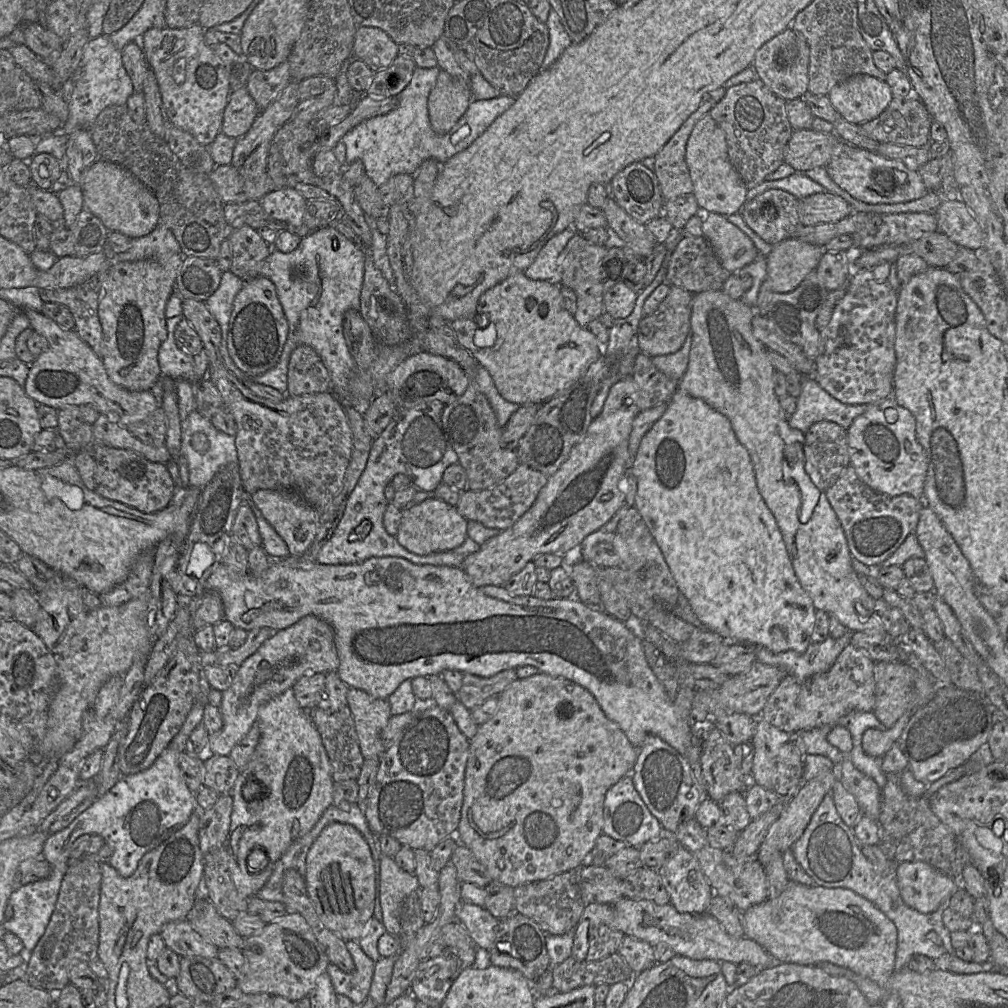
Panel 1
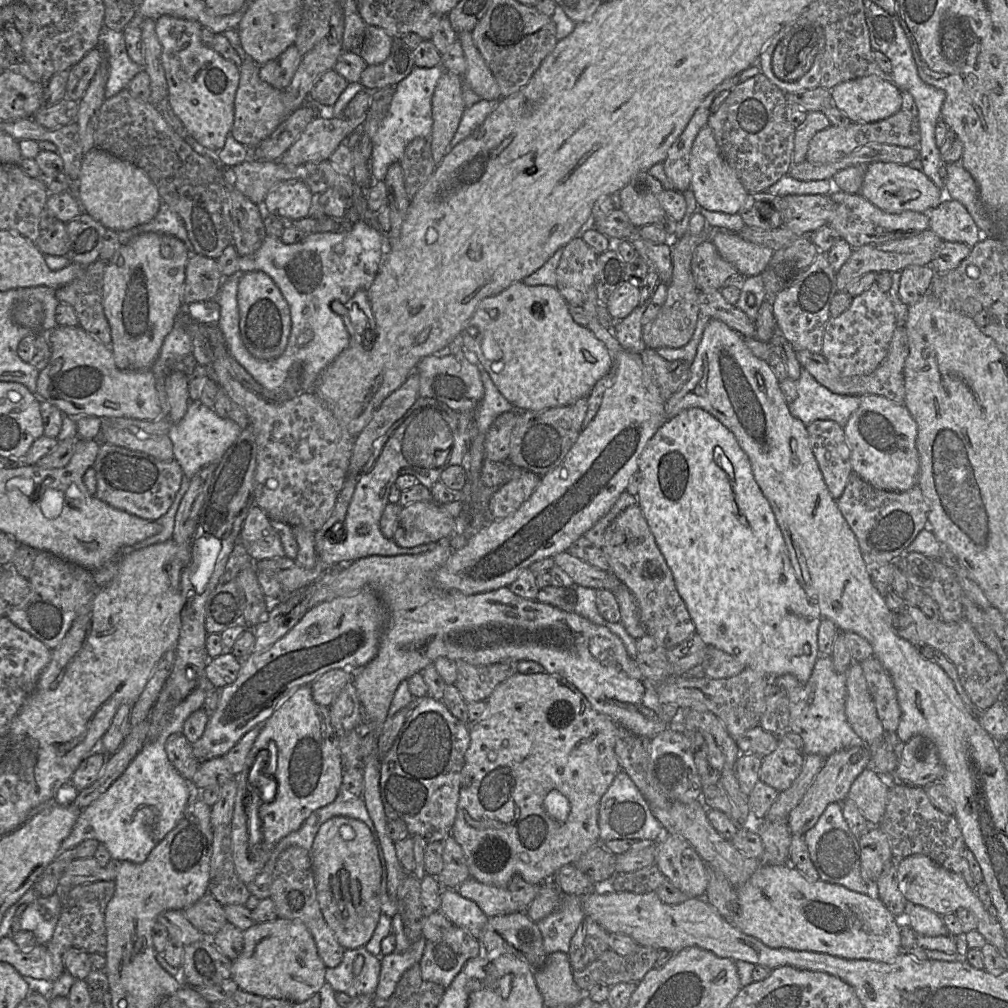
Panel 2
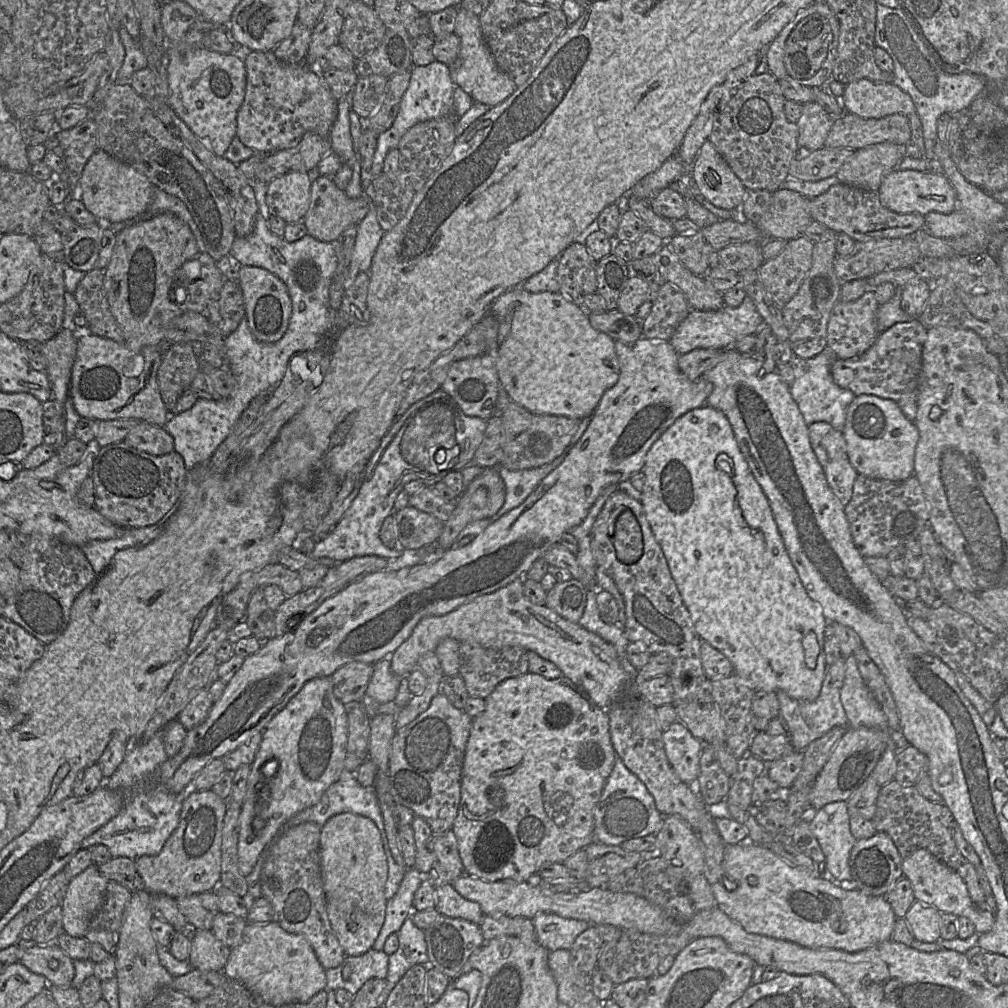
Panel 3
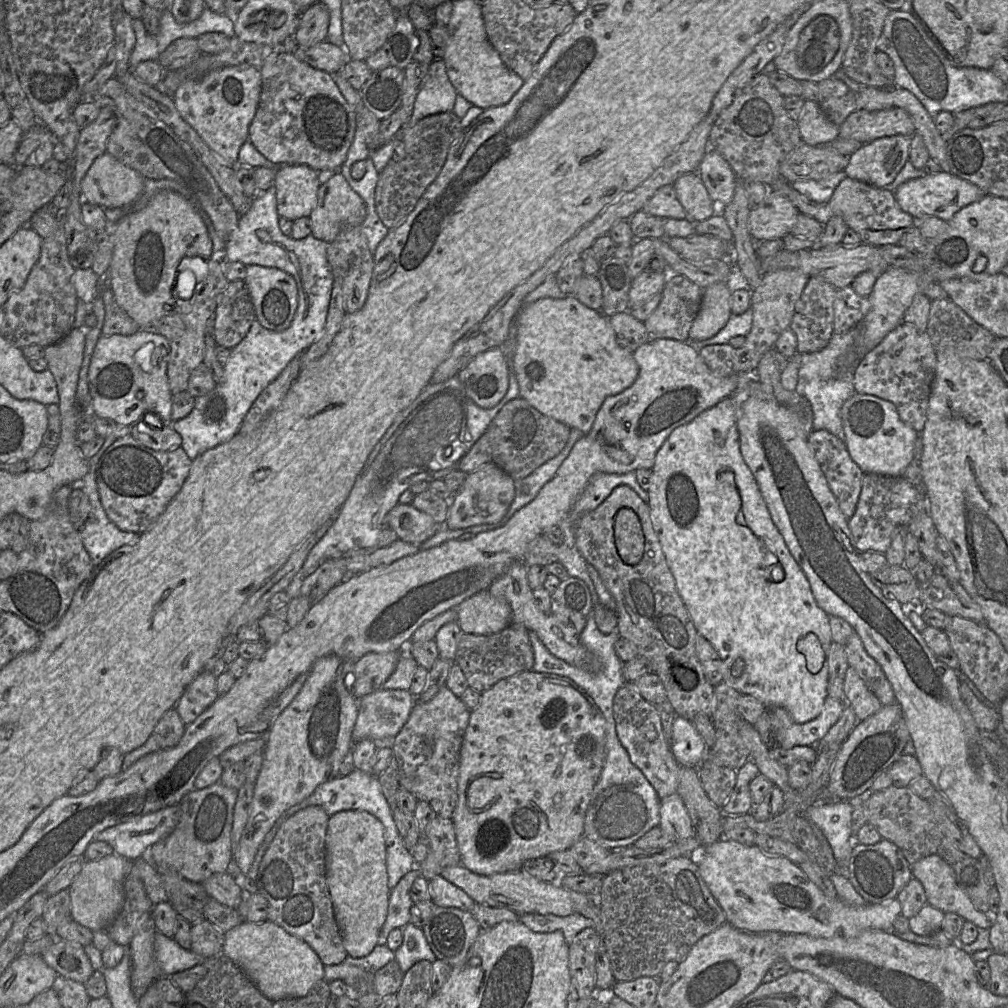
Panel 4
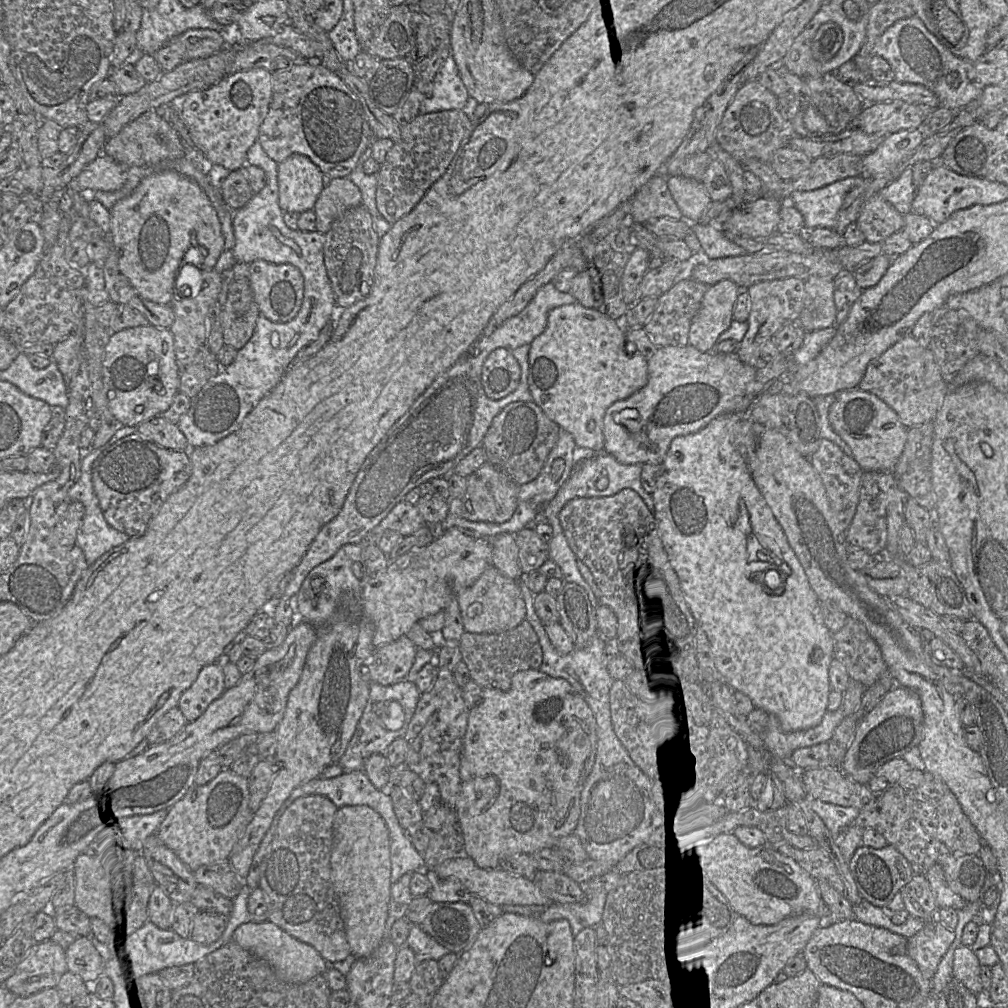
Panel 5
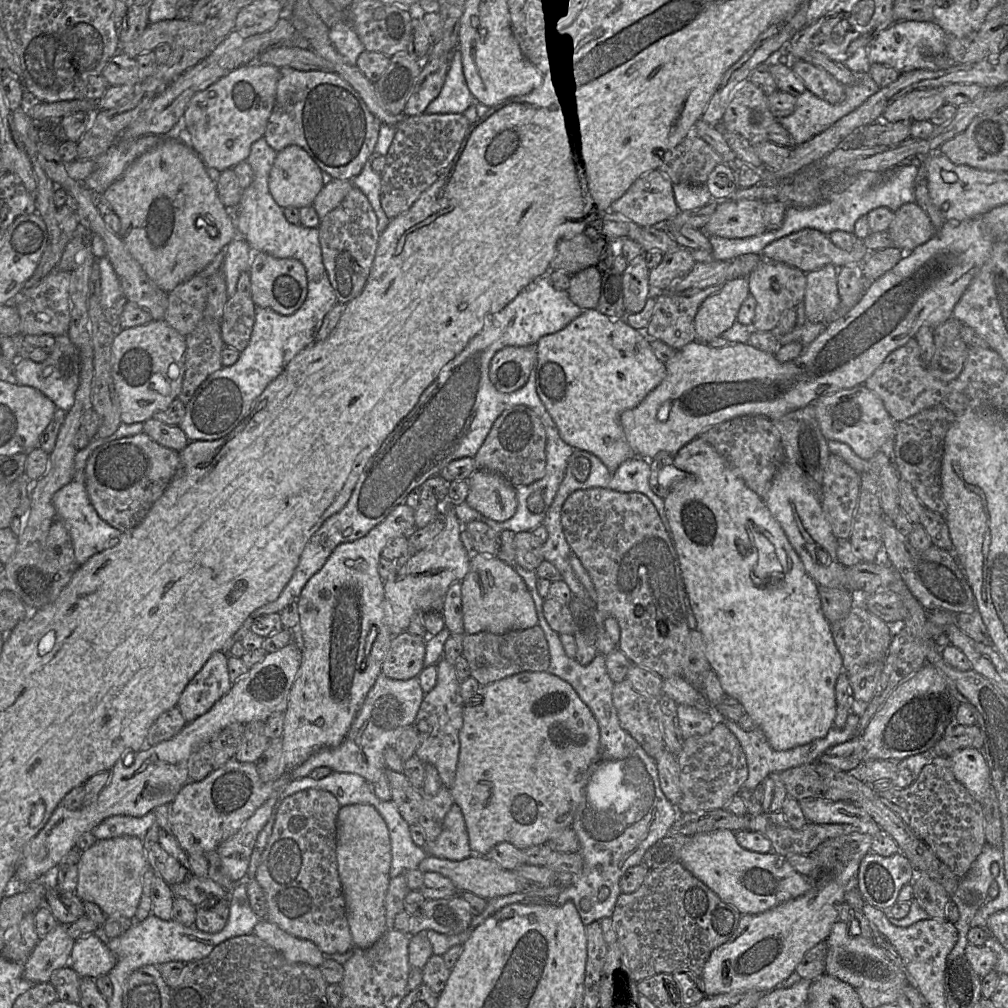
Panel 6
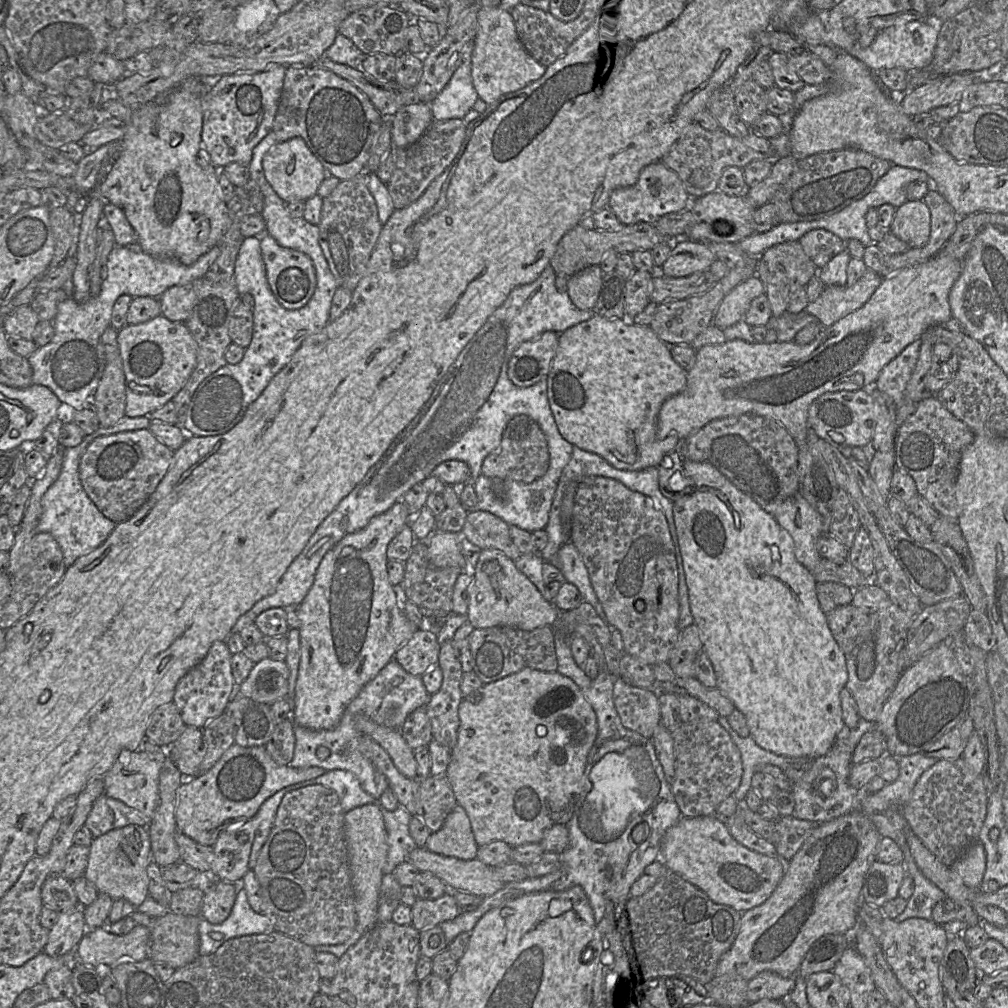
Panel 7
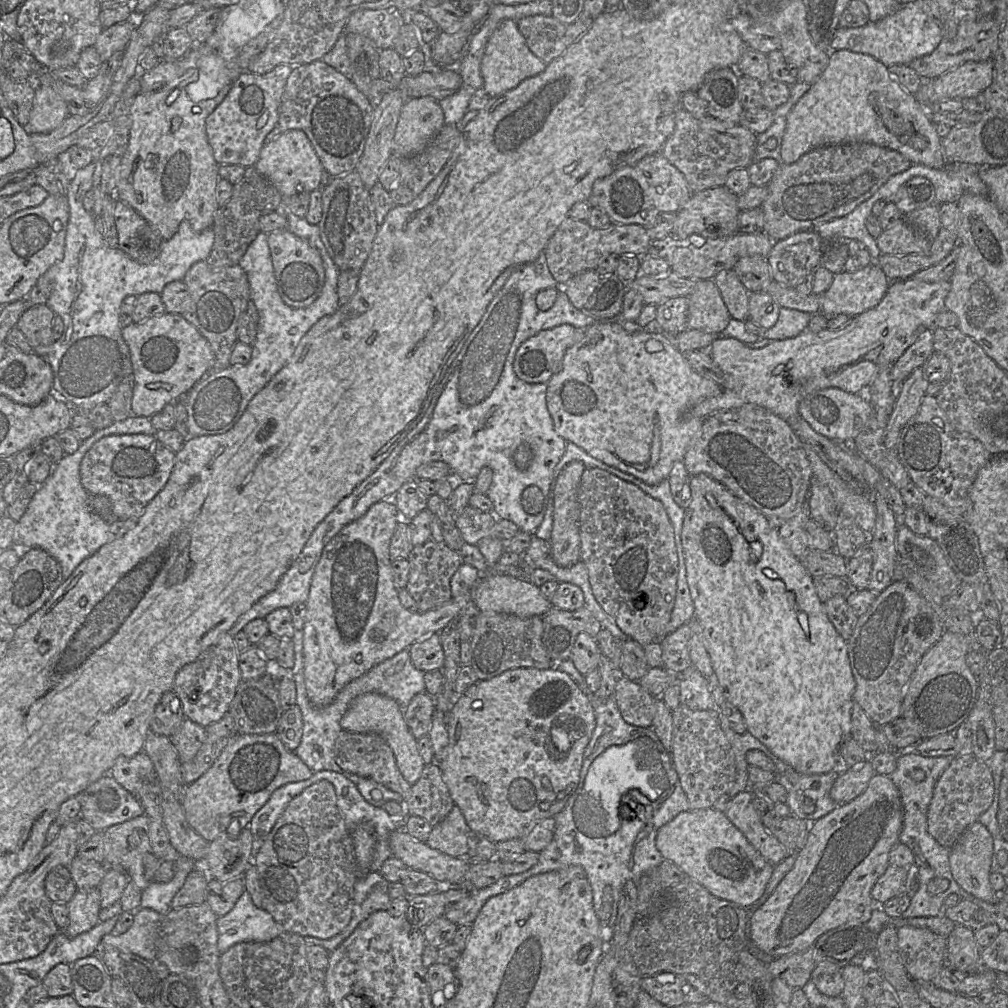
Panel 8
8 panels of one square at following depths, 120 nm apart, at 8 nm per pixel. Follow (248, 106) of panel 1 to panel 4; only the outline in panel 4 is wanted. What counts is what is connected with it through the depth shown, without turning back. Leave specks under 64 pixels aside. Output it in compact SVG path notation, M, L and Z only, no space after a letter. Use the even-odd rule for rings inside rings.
M274 49L260 67L261 93L255 116L249 125L248 139L277 167L303 164L315 171L338 171L344 163L356 132L356 116L340 92L334 75L311 67L286 49Z

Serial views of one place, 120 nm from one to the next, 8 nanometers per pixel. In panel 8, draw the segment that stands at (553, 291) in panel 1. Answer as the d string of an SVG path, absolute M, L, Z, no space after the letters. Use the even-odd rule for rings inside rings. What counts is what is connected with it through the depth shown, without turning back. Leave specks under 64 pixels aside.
M598 320L582 331L582 338L565 353L562 369L547 383L547 408L554 422L556 432L566 441L576 444L597 460L628 473L648 485L657 485L667 480L673 465L683 460L687 450L694 443L705 419L691 415L690 410L706 398L718 396L722 387L715 381L698 374L686 360L685 354L674 345L672 338L664 333L650 333L642 330L632 331L628 324L619 320Z

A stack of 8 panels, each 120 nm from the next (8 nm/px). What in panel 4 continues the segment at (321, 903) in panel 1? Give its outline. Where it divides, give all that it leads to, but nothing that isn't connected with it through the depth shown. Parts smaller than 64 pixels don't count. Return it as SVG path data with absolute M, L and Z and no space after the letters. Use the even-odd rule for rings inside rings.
M346 810L330 816L326 832L326 882L343 946L352 958L362 958L377 945L385 923L390 889L385 828L366 811Z

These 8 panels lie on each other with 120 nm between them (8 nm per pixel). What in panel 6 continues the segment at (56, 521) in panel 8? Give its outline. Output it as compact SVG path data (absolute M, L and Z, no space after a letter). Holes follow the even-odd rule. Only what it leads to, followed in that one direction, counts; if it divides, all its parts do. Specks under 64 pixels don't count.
M121 422L118 429L109 437L92 438L90 443L85 448L77 450L75 454L73 479L53 495L52 503L56 509L56 518L60 519L64 523L66 529L71 535L75 559L79 566L87 561L92 555L116 545L121 536L121 531L105 522L98 515L94 506L90 502L85 485L85 467L87 459L96 448L112 440L133 436L142 431L143 423L137 422L133 424L126 424Z

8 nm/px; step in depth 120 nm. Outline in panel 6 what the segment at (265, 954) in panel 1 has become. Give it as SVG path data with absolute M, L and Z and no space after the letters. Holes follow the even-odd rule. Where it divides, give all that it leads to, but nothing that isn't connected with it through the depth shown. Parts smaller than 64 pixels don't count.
M260 920L252 934L280 952L289 962L320 967L325 960L313 942L288 934L268 920Z

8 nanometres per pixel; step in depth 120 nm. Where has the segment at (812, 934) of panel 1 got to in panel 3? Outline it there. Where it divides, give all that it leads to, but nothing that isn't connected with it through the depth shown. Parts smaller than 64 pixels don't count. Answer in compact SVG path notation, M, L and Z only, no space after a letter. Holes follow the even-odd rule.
M749 839L738 844L725 845L723 870L724 875L736 883L736 888L727 890L723 881L712 884L716 906L748 933L786 940L812 949L830 948L850 953L892 939L897 918L884 896L869 895L857 888L846 890L839 881L832 882L819 873L786 862L767 847L757 845Z

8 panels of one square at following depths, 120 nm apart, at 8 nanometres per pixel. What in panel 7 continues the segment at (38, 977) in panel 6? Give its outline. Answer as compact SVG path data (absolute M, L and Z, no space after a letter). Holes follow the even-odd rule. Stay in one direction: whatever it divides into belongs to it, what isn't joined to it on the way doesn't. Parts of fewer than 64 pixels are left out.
M77 908L58 913L58 919L54 926L49 930L48 940L44 953L51 957L62 957L73 952L88 931L85 919L84 908Z

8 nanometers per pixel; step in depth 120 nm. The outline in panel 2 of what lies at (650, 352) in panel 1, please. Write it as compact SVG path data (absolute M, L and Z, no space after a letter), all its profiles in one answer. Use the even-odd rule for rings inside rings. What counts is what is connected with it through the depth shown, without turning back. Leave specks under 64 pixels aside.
M688 232L670 246L673 270L670 282L666 283L668 287L666 301L657 317L642 328L642 339L647 348L654 350L661 347L680 348L690 341L699 317L699 290L692 276L691 260L695 248L706 240L710 240L709 234Z

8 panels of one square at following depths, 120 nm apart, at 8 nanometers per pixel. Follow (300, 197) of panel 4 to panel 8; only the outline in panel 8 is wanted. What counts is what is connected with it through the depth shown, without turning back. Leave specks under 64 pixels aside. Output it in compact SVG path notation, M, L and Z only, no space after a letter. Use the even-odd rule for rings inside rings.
M301 130L281 132L276 139L264 144L254 167L276 187L283 197L322 189L321 177L324 168L307 135Z

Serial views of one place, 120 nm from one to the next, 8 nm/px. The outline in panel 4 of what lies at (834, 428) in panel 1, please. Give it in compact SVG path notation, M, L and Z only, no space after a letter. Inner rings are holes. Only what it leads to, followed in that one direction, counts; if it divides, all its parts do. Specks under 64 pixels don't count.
M813 430L808 442L838 506L849 520L861 492L863 471L852 460L843 440L827 430Z

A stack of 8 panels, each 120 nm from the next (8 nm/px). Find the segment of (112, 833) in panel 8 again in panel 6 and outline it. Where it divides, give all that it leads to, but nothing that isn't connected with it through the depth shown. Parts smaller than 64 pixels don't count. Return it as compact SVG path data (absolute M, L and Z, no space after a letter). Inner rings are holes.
M122 836L97 840L93 846L81 852L75 893L83 902L93 902L98 905L107 917L133 919L142 895L142 877L149 868L142 839L133 836Z

